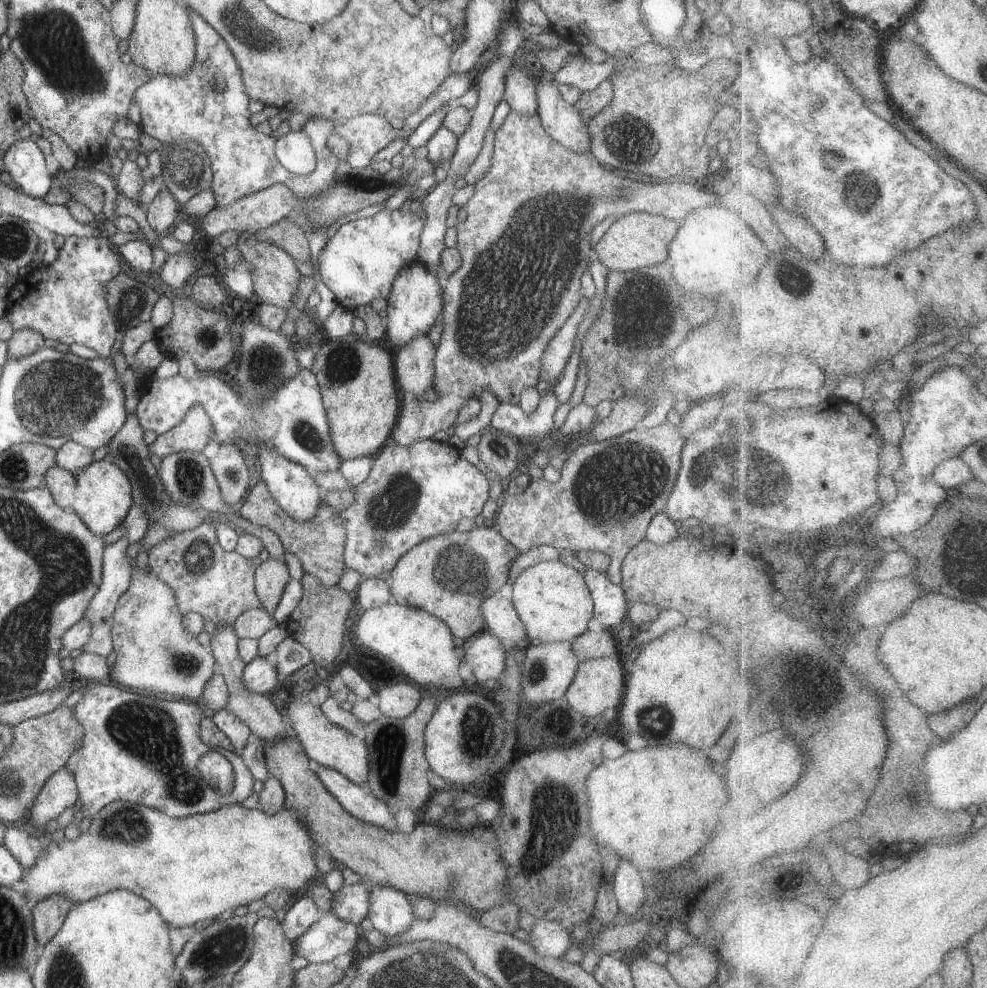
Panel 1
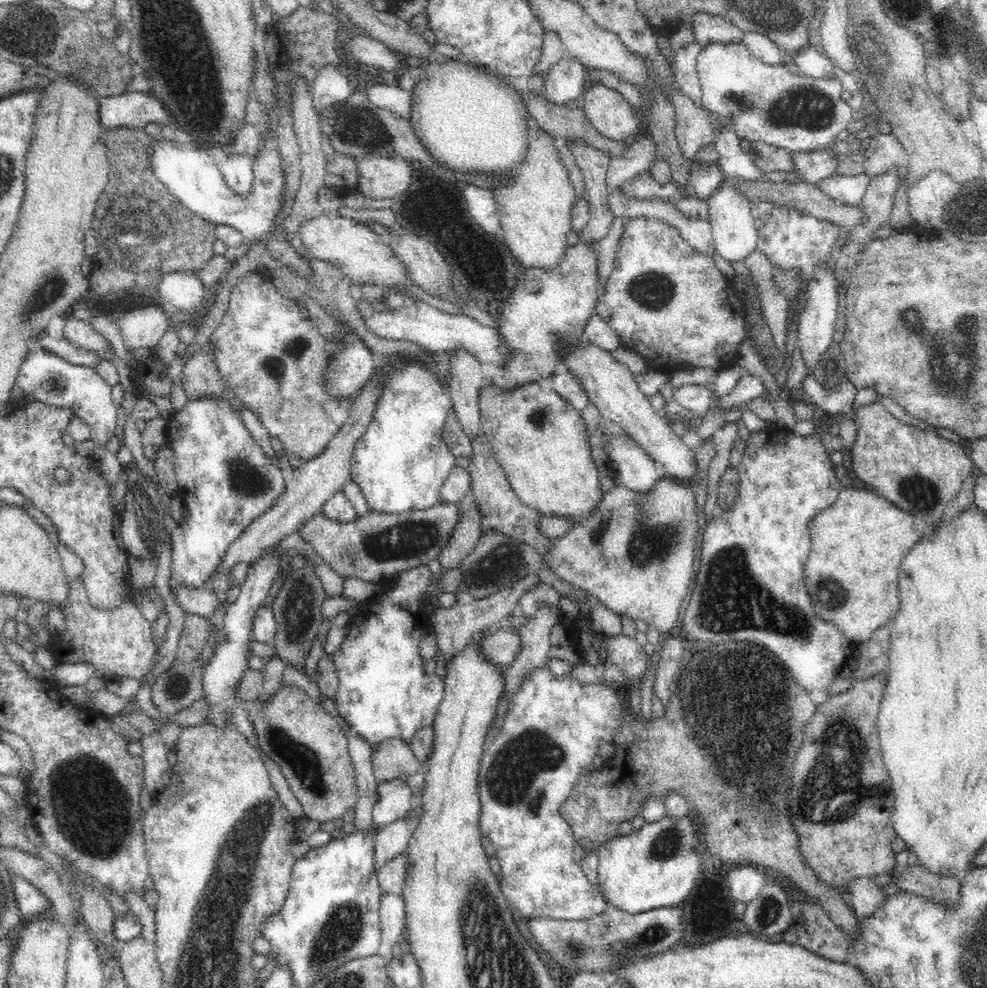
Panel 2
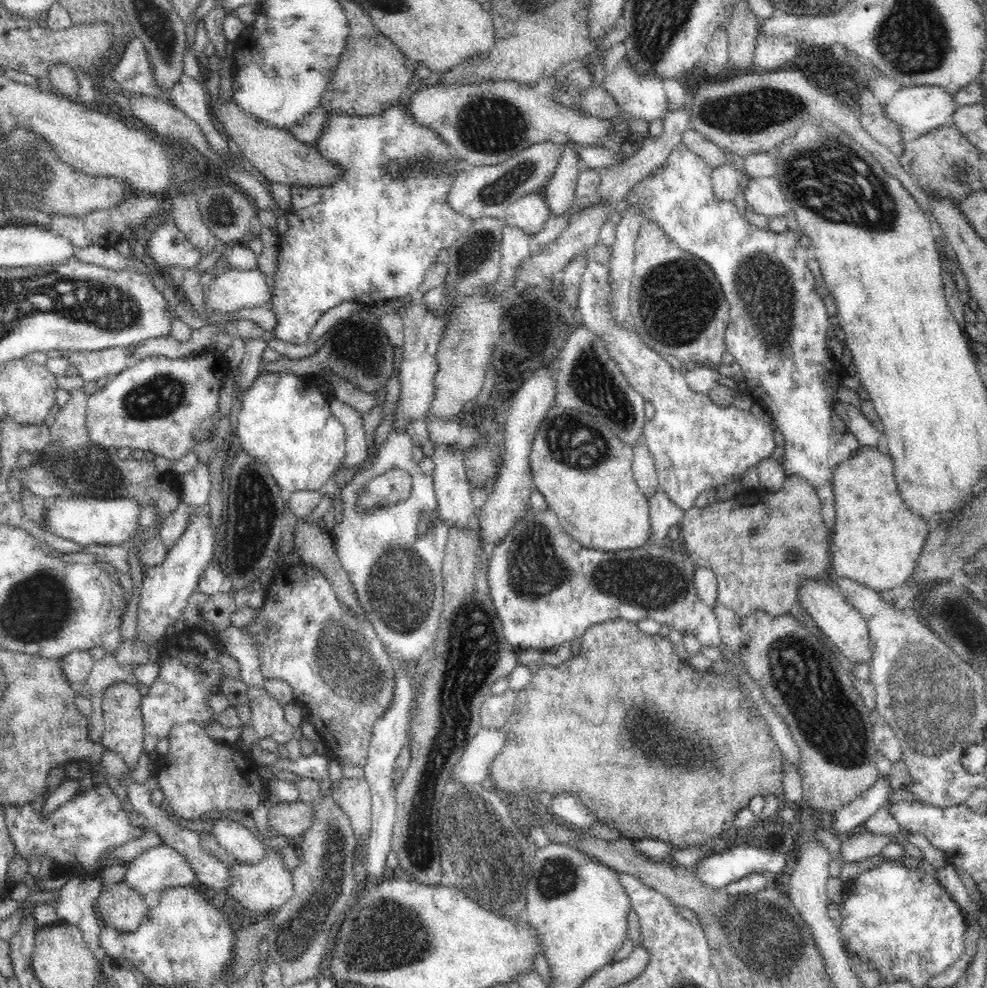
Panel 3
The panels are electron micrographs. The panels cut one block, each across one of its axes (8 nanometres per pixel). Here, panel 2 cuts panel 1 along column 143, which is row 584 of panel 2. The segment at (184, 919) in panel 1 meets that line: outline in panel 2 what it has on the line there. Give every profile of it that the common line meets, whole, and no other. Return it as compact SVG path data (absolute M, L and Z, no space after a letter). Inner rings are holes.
M842 488L836 502L826 508L823 512L818 513L809 522L810 542L811 548L807 558L806 564L804 564L804 576L806 576L806 586L808 586L808 592L812 599L813 609L815 613L828 622L834 623L843 633L846 638L853 640L855 643L861 643L867 641L877 628L884 626L890 622L899 611L899 590L898 590L898 576L900 576L900 564L902 564L903 556L907 550L910 550L914 544L916 544L926 534L926 522L922 519L916 518L914 515L908 512L902 512L900 508L896 508L892 502L884 500L868 490L856 490L856 488Z

